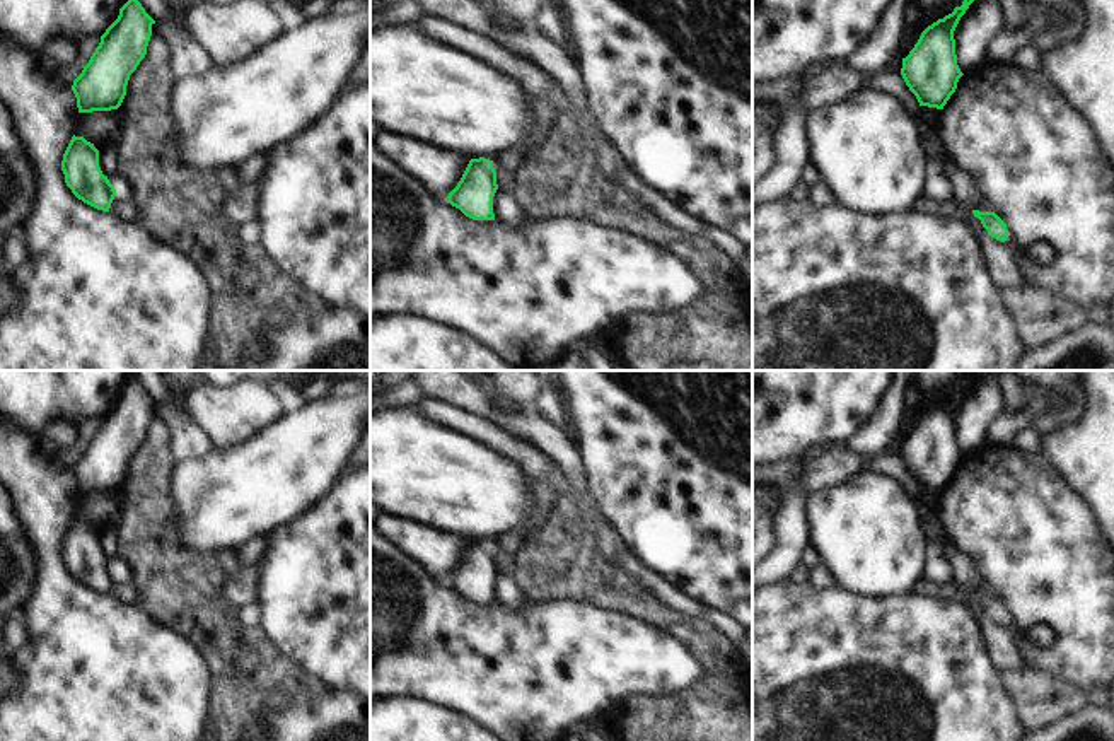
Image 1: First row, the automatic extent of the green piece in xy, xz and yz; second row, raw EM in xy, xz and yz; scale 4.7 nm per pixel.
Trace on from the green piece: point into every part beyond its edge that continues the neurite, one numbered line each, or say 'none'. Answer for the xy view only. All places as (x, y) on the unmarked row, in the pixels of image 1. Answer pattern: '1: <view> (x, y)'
none

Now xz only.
none

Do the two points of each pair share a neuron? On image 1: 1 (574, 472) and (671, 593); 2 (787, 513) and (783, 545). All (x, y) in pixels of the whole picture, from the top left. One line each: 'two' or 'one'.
1: one
2: one

